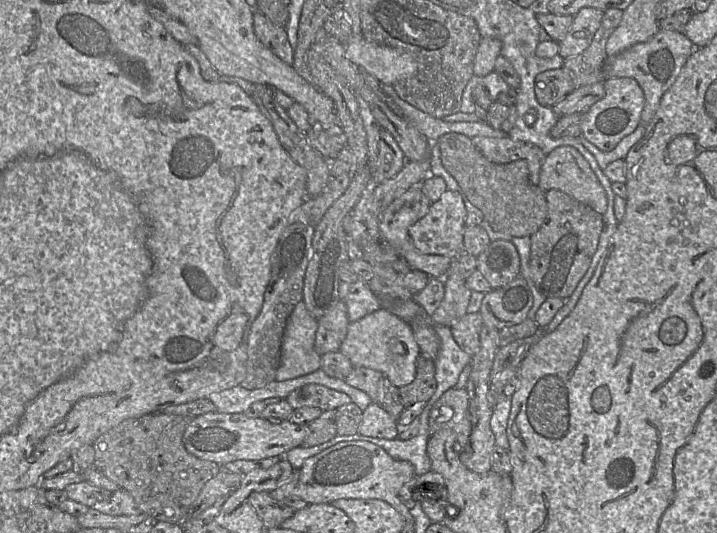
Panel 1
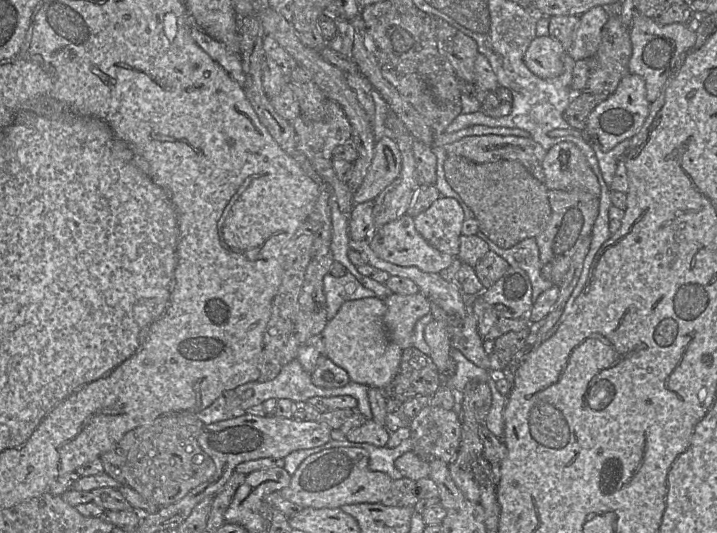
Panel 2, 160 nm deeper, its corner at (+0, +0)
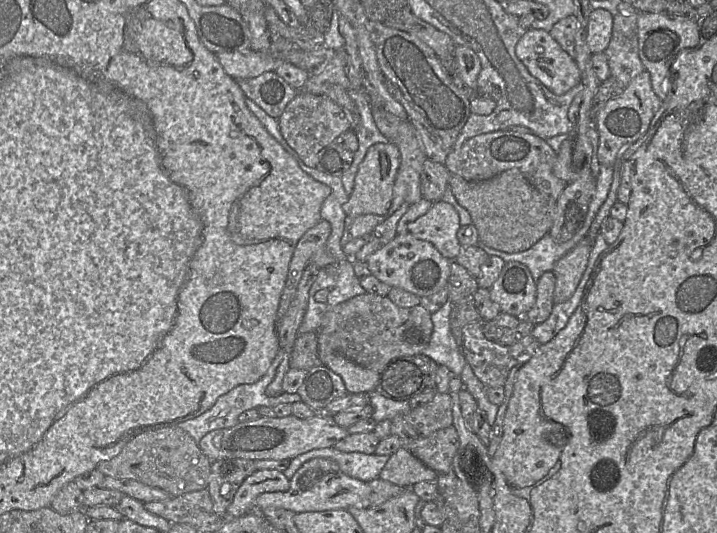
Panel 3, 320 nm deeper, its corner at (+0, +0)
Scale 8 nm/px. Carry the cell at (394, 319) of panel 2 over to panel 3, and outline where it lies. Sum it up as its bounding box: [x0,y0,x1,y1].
[317,292,433,373]

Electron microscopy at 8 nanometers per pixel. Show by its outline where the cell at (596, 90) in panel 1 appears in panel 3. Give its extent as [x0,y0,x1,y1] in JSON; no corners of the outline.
[604,12,647,86]

